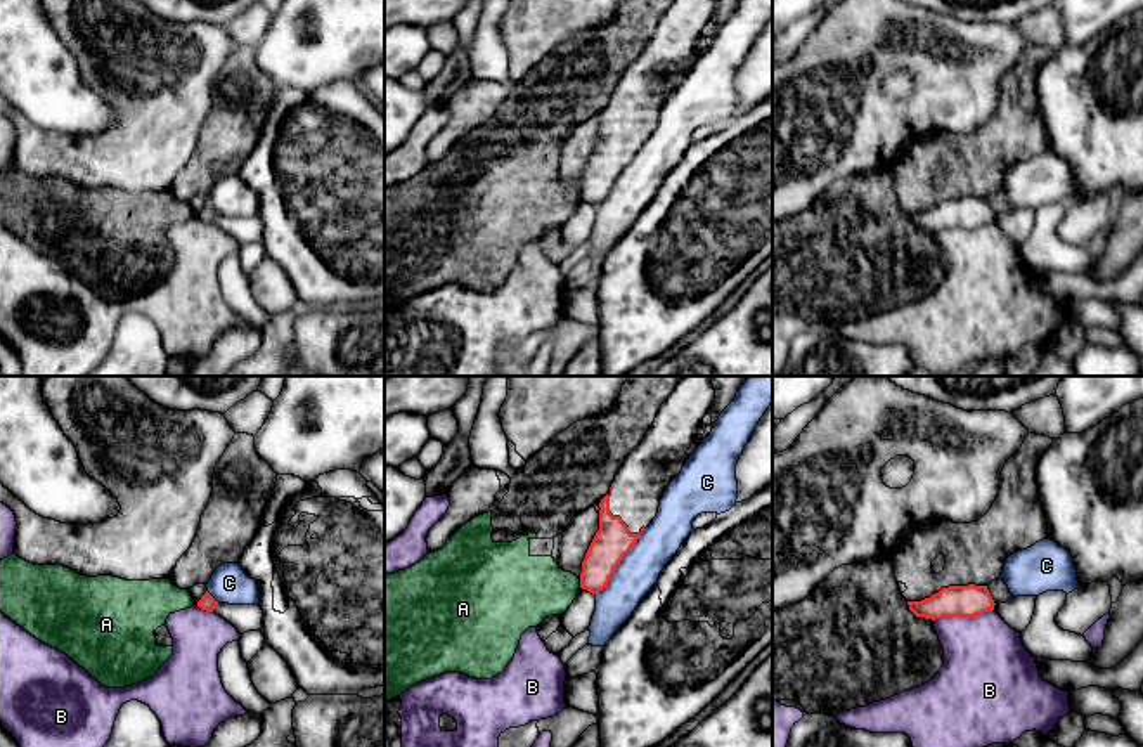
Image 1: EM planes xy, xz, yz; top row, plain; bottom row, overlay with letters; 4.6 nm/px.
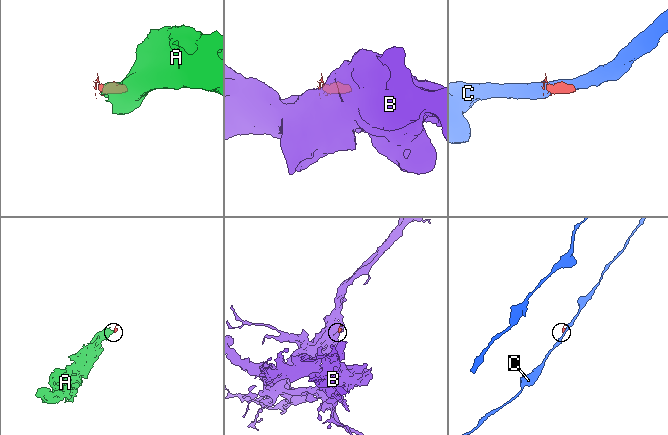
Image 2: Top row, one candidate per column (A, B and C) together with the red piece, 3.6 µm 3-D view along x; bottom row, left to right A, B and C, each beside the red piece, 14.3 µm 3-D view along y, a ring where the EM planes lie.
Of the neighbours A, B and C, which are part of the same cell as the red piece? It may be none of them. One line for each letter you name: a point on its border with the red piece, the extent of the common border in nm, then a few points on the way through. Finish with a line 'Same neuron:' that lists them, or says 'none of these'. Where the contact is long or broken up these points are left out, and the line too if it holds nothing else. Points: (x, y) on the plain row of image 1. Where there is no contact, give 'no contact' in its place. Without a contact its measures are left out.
Same neuron: none of these

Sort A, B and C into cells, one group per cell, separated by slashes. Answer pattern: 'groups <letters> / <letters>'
groups A / B / C

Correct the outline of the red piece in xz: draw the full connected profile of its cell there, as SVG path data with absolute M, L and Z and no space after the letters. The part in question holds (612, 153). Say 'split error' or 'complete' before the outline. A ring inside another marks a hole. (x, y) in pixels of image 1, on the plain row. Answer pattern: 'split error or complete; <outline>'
split error; M674 0L662 16L643 54L625 69L599 114L599 142L582 173L582 201L592 206L603 203L653 133L663 104L689 71L686 62L714 12L714 0Z

